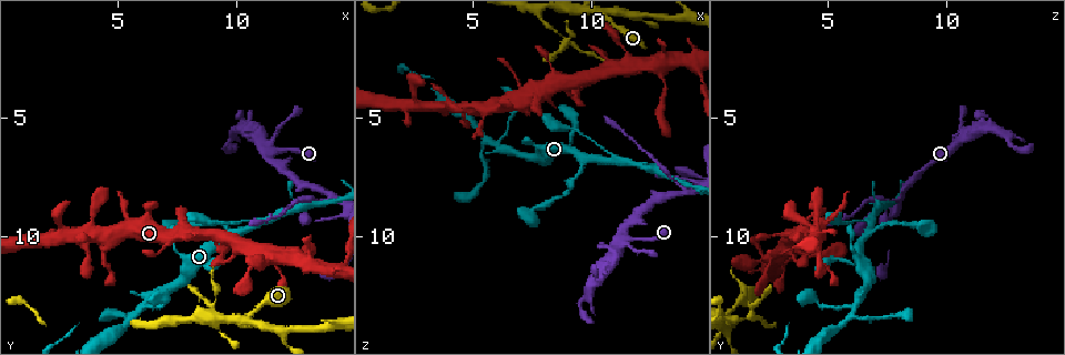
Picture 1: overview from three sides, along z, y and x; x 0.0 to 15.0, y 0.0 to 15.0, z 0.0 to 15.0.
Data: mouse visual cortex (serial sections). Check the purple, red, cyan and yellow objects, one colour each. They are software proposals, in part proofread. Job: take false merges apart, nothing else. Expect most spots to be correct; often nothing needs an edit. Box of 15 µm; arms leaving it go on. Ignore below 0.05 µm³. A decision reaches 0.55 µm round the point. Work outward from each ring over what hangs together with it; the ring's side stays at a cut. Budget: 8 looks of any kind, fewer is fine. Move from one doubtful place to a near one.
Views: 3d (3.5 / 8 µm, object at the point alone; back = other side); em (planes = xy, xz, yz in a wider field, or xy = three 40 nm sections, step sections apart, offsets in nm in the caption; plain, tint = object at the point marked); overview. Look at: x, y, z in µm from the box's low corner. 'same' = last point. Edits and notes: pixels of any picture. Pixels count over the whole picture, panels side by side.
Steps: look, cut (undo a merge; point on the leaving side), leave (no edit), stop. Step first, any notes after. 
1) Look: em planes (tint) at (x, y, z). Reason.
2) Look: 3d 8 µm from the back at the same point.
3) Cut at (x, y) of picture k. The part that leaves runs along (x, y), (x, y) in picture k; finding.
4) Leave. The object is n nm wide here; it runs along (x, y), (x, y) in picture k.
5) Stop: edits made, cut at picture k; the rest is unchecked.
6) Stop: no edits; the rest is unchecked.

Look: em planes (tint) at (11.0, 9.5, 6.9). Abrupt turn.

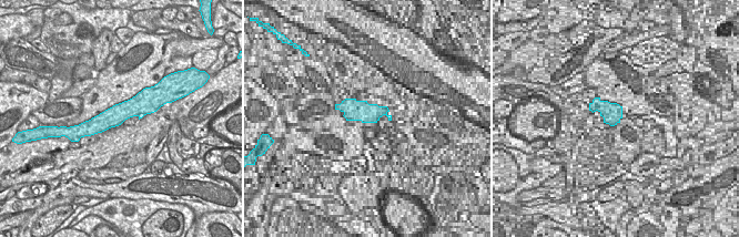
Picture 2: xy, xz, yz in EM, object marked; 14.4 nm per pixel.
Look: 3d 3.5 µm at the same point. See where the arms go.

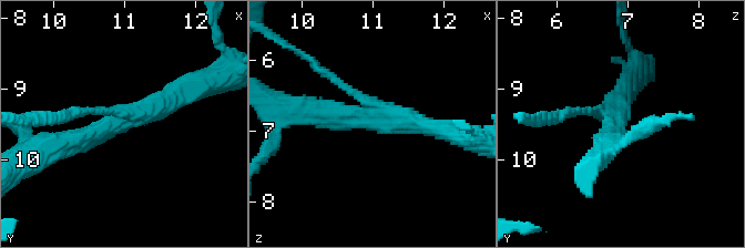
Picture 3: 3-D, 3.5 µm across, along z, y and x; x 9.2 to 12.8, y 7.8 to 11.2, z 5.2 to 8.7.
Leave. 3 arms meet here; the arms are 100, 300, 300 nm wide; it runs along (153, 109), (127, 109), (85, 127) in picture 2; continuous, no second cell.

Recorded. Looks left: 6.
Look: 3d 3.5 µm at (11.6, 6.4, 10.1). Calibre changes.

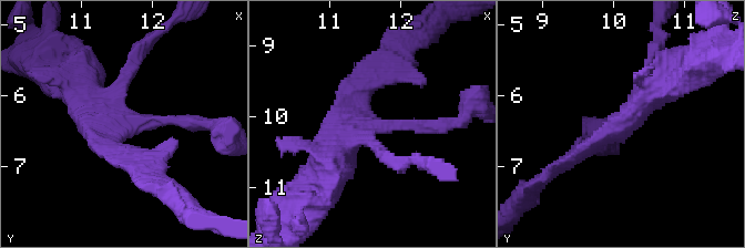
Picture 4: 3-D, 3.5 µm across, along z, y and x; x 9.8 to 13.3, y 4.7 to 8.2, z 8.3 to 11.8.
Look: em xy step 3 (tint) at (11.55, 6.45, 10.10). 4 arms meet here; the arms are 150, 200, 250, 400 nm wide.

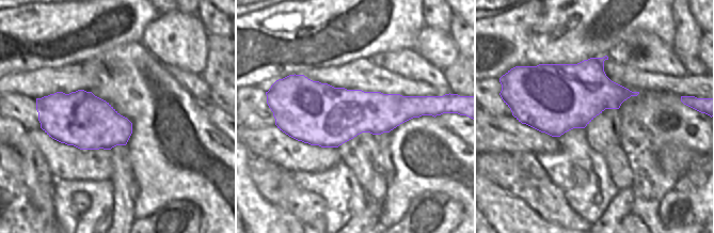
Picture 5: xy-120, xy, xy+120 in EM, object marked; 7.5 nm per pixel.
Look: em xy step 5 (tint) at the same point. Another direction.

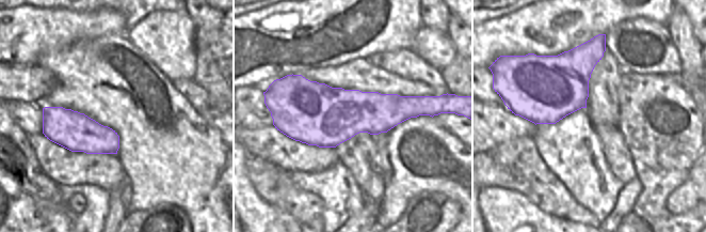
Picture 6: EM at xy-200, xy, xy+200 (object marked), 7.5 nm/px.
Leave. All the same cell.

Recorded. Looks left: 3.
Look: 3d 3.5 µm at (14.0, 8.3, 8.1). Branch point.

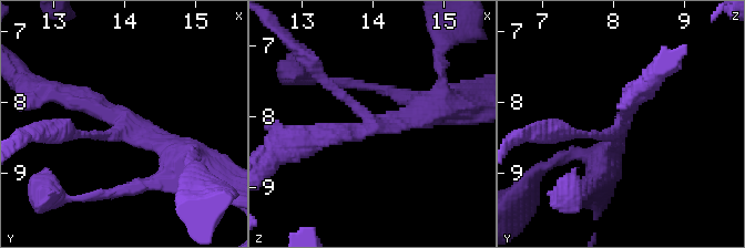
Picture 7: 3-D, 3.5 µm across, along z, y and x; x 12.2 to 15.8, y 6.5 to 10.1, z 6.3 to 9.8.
Look: em xy step 5 (tint) at (13.90, 8.30, 8.15). 3 arms meet here; the arms are 100, 200, 300 nm wide; need the tissue.

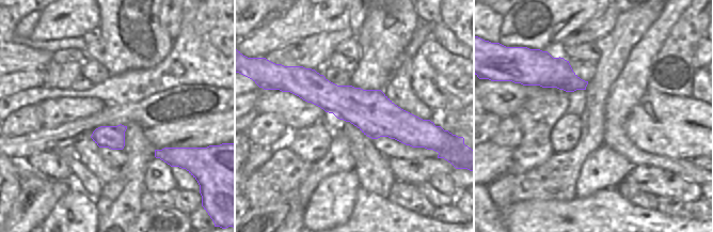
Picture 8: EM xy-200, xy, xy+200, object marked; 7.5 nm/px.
Cut at (75, 133) of picture 7. The part that leaves runs along (103, 136), (31, 132) in picture 7; two cells meet here.

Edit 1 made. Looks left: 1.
Stop: edits made, cut at picture 7; the rest is unchecked.

